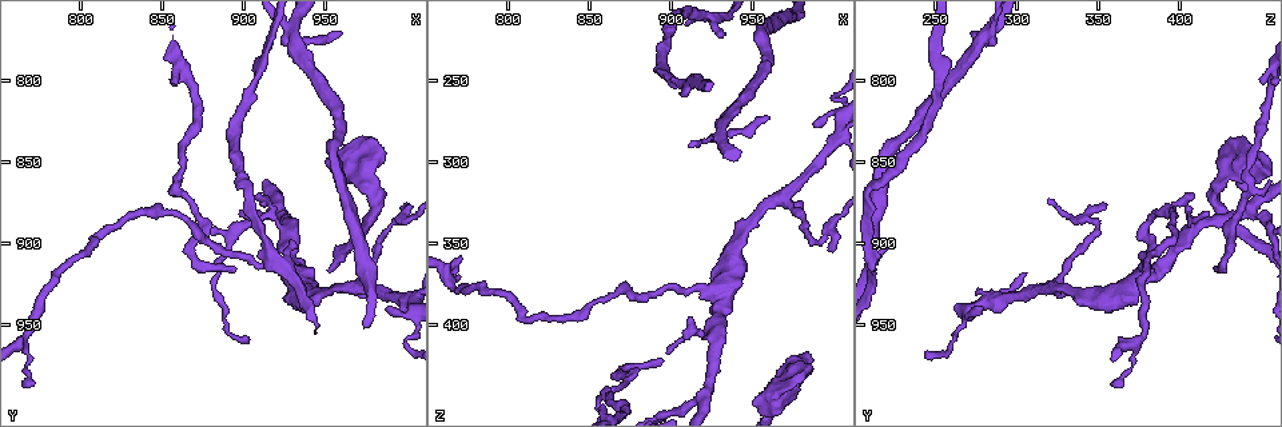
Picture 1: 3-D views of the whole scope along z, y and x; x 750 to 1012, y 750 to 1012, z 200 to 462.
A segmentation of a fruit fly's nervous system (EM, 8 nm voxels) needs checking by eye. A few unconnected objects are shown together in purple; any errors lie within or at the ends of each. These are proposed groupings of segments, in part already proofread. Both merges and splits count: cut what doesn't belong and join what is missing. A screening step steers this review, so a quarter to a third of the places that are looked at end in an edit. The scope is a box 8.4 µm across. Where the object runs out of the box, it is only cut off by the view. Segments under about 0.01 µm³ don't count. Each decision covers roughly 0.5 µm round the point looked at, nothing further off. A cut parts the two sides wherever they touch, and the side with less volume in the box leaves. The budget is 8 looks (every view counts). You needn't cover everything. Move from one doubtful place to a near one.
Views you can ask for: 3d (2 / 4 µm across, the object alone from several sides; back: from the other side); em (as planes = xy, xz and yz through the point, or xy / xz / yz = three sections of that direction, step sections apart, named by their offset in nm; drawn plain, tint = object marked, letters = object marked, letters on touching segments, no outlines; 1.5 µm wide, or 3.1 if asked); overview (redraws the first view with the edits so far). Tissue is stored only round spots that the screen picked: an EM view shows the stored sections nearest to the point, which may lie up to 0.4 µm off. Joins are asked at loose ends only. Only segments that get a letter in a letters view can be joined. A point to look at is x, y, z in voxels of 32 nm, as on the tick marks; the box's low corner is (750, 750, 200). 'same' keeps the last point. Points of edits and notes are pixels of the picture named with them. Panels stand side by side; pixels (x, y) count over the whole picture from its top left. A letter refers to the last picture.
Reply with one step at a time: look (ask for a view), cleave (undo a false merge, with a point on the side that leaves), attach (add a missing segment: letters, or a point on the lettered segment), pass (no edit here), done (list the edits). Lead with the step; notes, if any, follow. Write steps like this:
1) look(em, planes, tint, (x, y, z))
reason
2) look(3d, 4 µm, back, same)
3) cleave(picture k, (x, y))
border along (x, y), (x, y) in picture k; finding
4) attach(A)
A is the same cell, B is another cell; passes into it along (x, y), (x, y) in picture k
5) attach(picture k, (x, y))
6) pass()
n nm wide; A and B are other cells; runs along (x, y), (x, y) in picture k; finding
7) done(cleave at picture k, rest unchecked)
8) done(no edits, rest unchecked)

look(3d, 2 µm, (894, 918, 422))
an open end

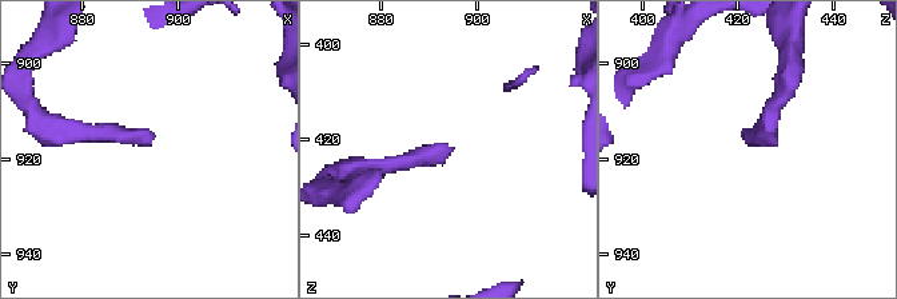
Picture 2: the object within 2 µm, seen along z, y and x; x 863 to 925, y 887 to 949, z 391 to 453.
look(em, xz, step 8, letters, (895, 915, 421))
need the tissue

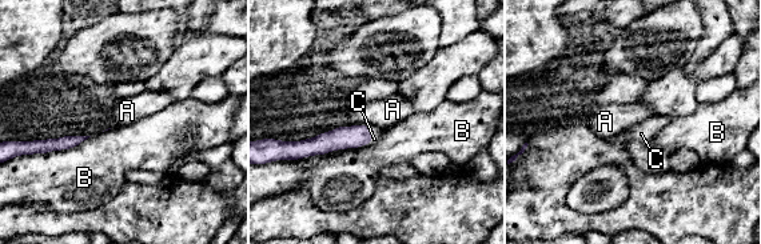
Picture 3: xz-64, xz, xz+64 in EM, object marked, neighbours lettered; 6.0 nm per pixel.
look(em, planes, letters, same)

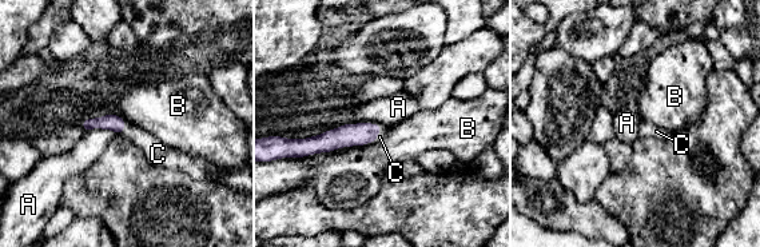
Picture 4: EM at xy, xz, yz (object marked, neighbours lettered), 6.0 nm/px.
attach(C)
C is the same cell, A and B are other cells; passes into it along (347, 135), (378, 134), (385, 128) in picture 4; the cell continues

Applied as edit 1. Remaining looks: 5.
look(overview)
see it whole again

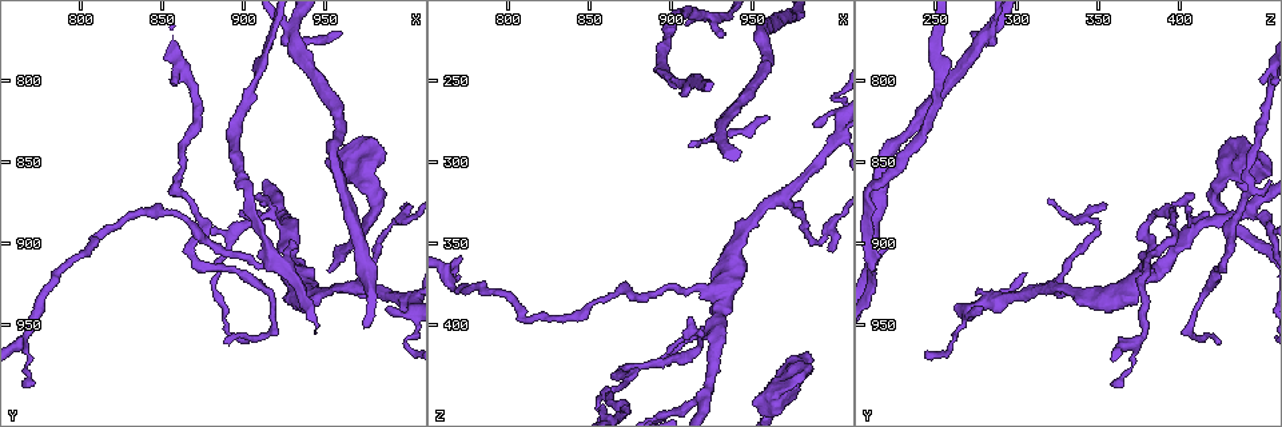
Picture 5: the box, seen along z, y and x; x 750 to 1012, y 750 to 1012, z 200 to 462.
look(3d, 4 µm, (926, 920, 378))
three-way junction

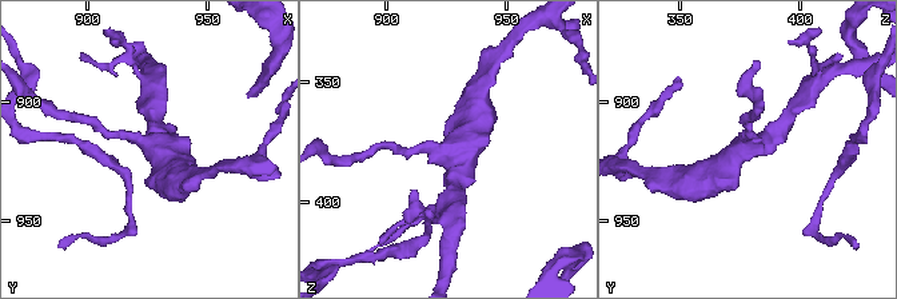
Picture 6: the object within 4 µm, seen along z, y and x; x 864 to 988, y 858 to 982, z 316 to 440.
look(em, planes, letters, (929, 920, 378))
shape alone is not enough

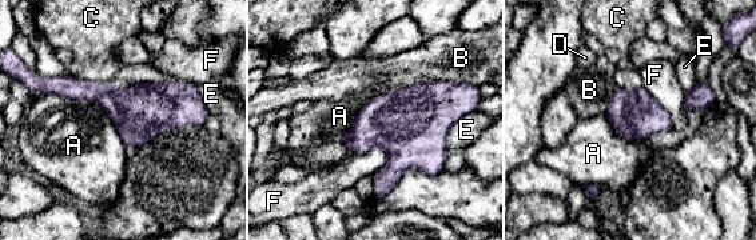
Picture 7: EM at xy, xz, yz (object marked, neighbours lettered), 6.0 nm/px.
cleave(picture 7, (66, 86))
A, B, C, D, E and F are other cells; border along (111, 90), (96, 99) in picture 7; a second cell is stuck on

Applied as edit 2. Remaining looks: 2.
done(attach at picture 4, cleave at picture 7, rest unchecked)

